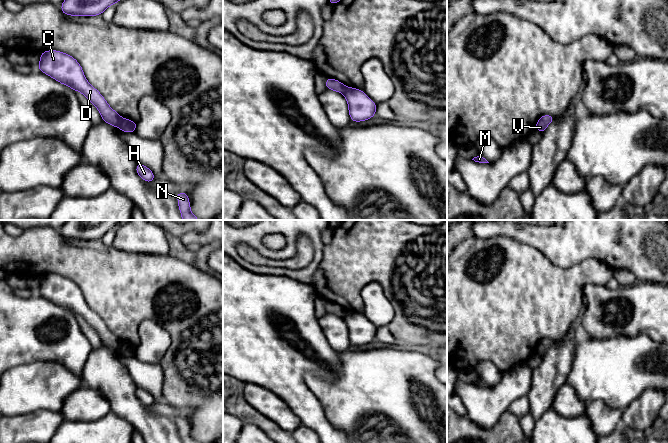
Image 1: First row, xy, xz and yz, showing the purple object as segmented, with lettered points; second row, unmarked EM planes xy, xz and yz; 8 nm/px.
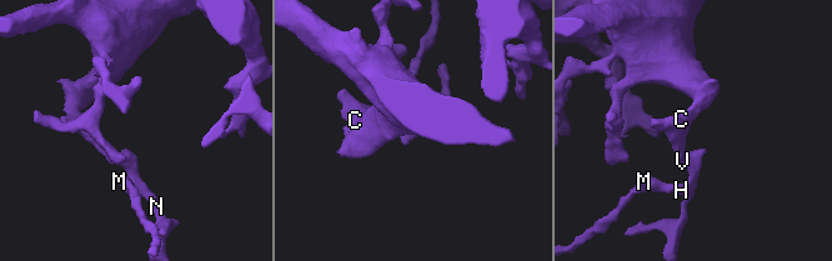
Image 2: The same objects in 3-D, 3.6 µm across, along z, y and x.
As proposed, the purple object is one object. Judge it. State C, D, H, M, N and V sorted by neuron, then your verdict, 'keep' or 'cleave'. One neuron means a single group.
C D / H M N V; cleave

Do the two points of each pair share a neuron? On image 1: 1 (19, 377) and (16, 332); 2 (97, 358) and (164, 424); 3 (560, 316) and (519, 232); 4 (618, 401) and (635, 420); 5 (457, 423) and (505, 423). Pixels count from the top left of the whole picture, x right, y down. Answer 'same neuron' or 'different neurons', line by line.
1: different neurons
2: same neuron
3: different neurons
4: different neurons
5: same neuron

